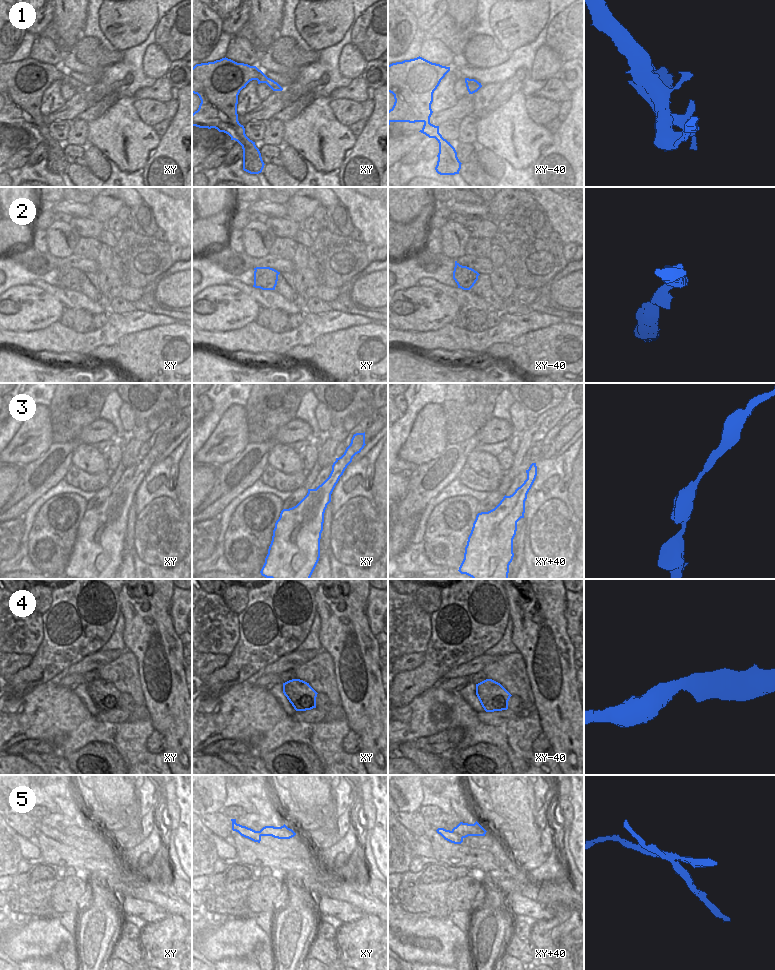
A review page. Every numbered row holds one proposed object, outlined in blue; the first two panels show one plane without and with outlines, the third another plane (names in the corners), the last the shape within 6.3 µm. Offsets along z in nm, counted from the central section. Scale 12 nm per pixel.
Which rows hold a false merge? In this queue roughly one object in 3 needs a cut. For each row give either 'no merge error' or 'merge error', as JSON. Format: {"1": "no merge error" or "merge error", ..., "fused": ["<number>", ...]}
{"1": "no merge error", "2": "no merge error", "3": "no merge error", "4": "no merge error", "5": "merge error", "fused": ["5"]}

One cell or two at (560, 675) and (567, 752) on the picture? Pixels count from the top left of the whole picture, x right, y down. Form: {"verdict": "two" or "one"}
{"verdict": "one"}

